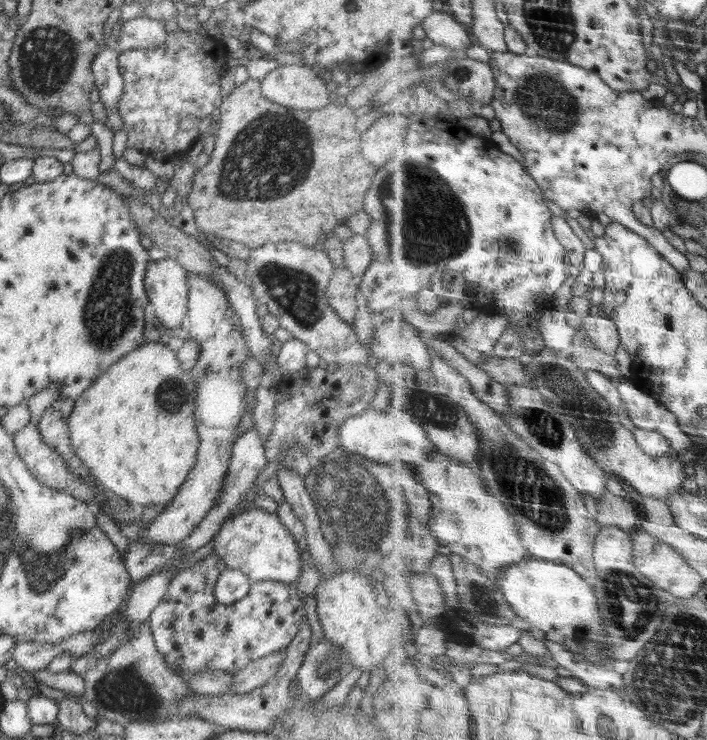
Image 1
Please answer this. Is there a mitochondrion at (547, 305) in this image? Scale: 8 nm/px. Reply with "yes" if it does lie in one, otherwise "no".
no

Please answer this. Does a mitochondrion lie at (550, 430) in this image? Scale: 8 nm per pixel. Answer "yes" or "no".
yes

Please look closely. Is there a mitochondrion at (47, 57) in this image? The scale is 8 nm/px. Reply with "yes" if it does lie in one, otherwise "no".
yes

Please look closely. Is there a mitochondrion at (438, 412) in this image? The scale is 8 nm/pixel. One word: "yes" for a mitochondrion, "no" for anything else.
yes

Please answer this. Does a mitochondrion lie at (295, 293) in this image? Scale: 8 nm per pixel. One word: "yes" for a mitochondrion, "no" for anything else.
yes

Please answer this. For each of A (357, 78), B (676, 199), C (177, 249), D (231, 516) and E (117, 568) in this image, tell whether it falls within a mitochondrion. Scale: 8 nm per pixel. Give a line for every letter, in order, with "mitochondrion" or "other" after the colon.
A: other
B: other
C: other
D: other
E: other

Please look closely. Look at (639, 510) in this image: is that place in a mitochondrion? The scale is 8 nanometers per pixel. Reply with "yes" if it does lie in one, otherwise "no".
no

